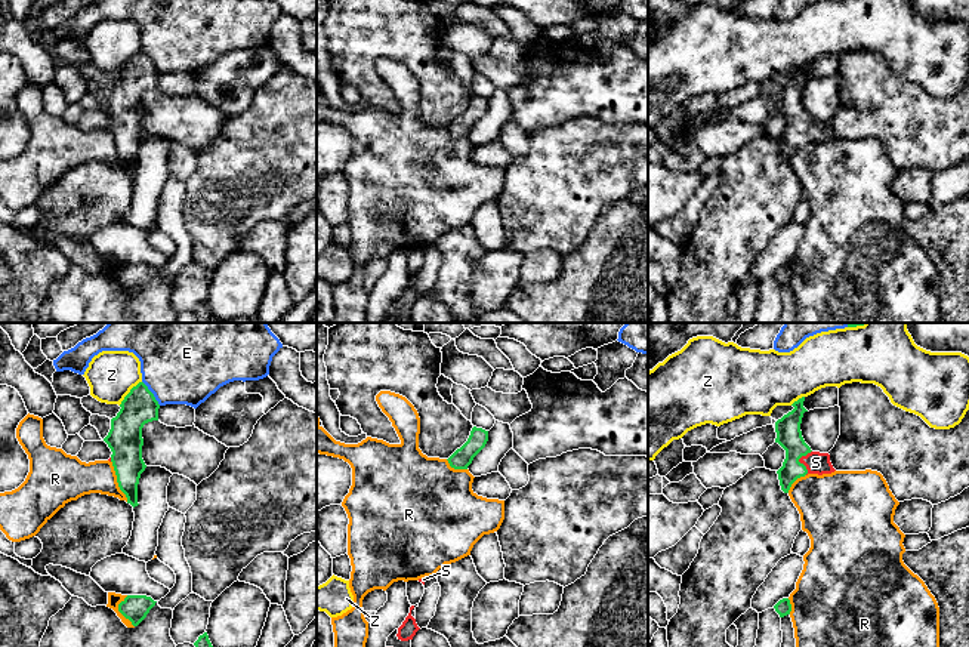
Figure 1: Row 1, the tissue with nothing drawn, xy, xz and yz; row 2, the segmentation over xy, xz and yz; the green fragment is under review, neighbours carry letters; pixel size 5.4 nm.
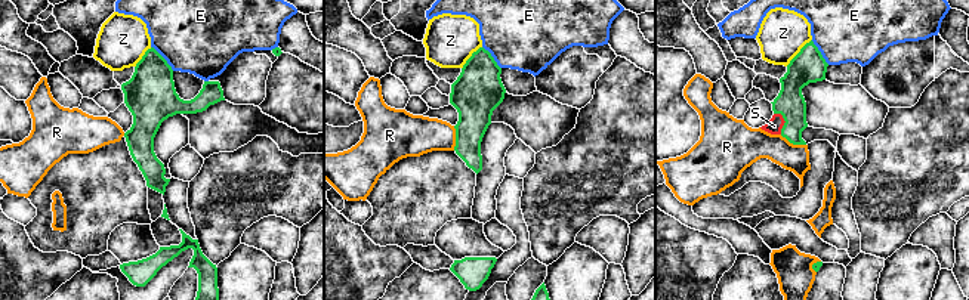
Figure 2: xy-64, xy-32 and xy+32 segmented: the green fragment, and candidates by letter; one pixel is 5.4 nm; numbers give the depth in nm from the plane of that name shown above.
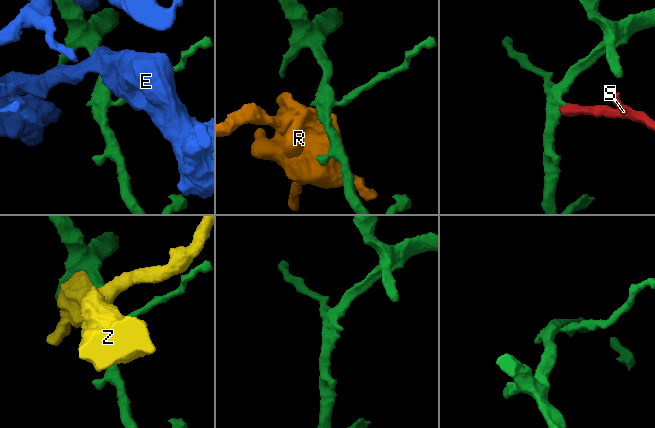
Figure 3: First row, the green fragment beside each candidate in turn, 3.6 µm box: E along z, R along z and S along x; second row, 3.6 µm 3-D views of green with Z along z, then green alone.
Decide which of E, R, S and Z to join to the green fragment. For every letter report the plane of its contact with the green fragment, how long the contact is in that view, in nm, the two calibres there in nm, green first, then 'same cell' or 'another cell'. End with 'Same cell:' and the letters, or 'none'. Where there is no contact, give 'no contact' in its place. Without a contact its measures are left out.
E: xy | 170 nm | 190/480 nm | another cell
R: xy | 240 nm | 190/220 nm | another cell
S: yz | 140 nm | 140/120 nm | same cell
Z: xy | 180 nm | 190/260 nm | another cell
Same cell: S

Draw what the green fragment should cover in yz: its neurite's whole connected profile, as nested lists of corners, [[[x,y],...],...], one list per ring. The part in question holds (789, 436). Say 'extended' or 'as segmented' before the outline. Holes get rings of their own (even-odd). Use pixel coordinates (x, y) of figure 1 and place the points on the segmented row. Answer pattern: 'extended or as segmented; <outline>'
extended; [[[805,397],[794,401],[791,412],[775,422],[778,443],[786,450],[783,466],[777,471],[781,490],[789,493],[791,484],[808,474],[831,474],[836,469],[830,462],[828,453],[812,452],[805,443],[800,431]]]

